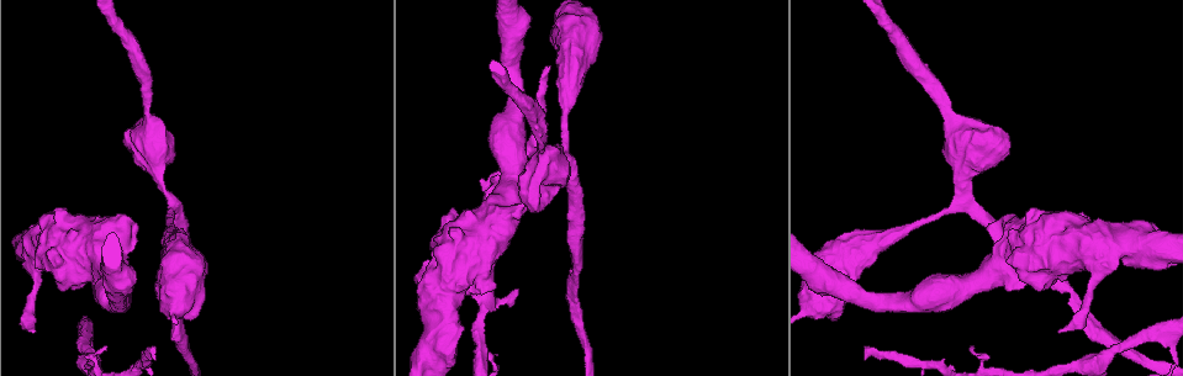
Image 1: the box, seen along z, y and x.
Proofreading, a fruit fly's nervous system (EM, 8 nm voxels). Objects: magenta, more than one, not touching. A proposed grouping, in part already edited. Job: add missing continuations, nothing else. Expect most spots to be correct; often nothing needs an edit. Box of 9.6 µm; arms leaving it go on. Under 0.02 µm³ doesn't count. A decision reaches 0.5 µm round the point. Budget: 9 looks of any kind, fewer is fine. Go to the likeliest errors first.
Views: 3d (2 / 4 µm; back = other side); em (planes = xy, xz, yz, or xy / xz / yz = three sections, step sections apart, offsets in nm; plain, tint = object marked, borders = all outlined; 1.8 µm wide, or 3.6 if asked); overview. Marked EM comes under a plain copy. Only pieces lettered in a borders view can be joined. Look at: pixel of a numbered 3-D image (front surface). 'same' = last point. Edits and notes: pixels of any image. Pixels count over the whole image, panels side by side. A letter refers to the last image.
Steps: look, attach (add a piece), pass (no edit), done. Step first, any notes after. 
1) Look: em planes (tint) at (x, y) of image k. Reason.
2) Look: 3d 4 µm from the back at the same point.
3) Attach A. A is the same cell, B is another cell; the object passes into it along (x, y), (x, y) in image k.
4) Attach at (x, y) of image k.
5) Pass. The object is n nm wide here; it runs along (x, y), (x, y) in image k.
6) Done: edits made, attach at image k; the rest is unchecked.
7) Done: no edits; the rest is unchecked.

Look: 3d 2 µm from the back at (154, 357) of image 1. Branch stops here.

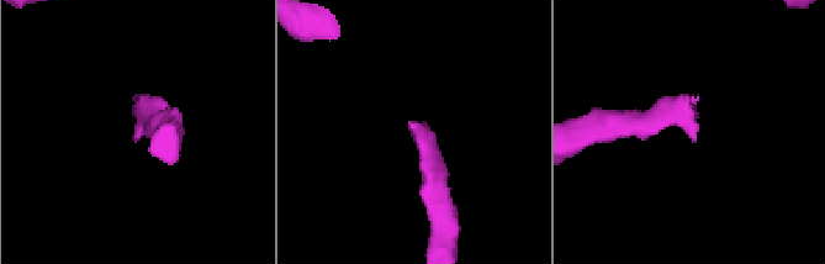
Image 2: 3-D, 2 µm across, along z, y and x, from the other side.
Look: em yz step 8 (borders) at (137, 137) of image 2. Need the tissue.

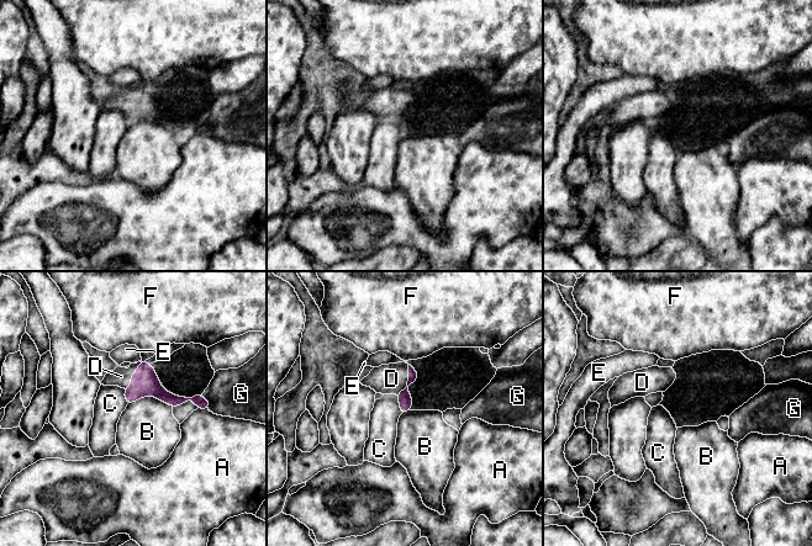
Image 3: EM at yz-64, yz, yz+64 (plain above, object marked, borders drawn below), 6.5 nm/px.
Look: em planes (borders) at the same point. Cut it another way.

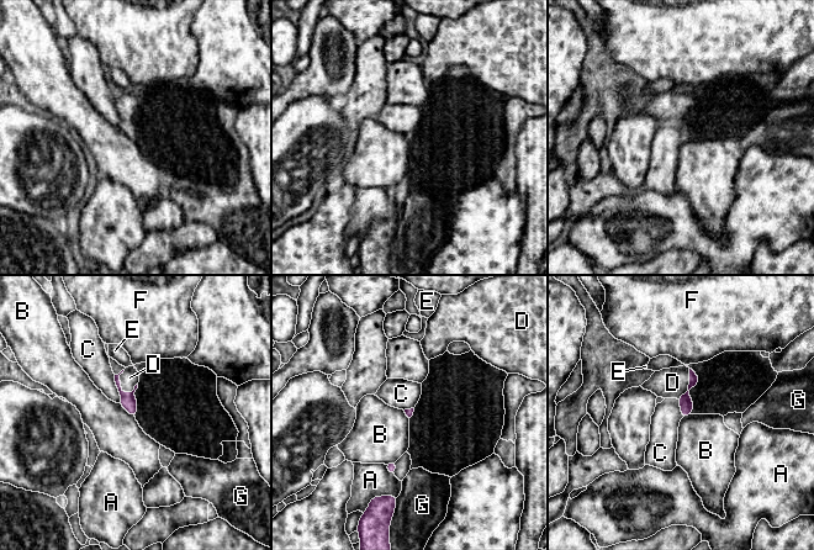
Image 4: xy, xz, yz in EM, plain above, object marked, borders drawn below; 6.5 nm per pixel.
Attach at (130, 377) of image 4. D is the same cell, A, B, C, E, F and G are other cells; the object passes into it along (128, 402), (120, 384), (130, 377) in image 4; it goes on there.

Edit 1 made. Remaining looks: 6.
Look: overview. See it whole again.

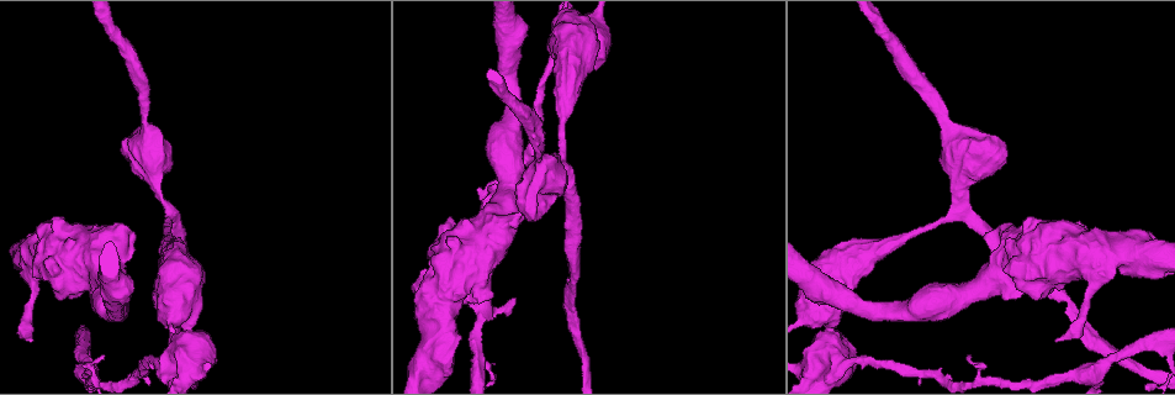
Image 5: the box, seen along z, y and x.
Look: 3d 2 µm at (29, 341) of image 5. An open end.

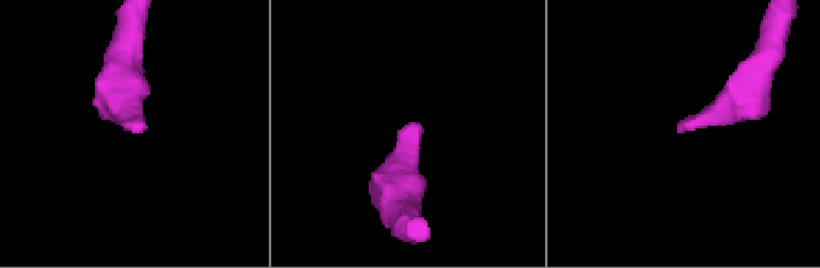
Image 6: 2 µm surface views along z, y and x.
Look: em planes (borders) at (413, 126) of image 6.

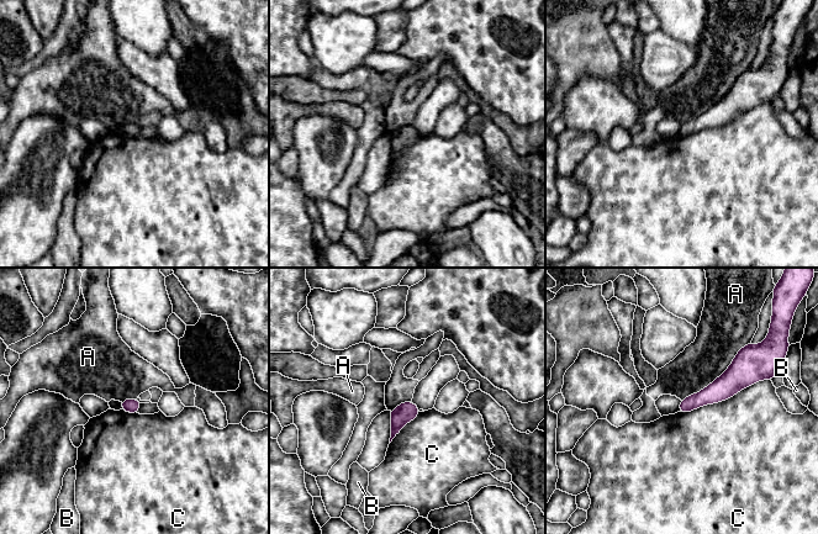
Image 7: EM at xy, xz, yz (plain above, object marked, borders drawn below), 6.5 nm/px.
Pass. A, B and C are other cells; it runs along (747, 368), (722, 389), (682, 408) in image 7; no lettered piece goes on from it.

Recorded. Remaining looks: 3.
Look: 3d 4 µm at (103, 357) of image 5. Thin end.

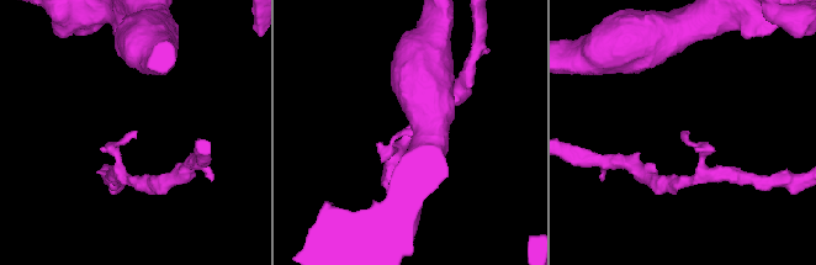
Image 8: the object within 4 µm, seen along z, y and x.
Look: em xy step 4 (tint) at (683, 133) of image 8.

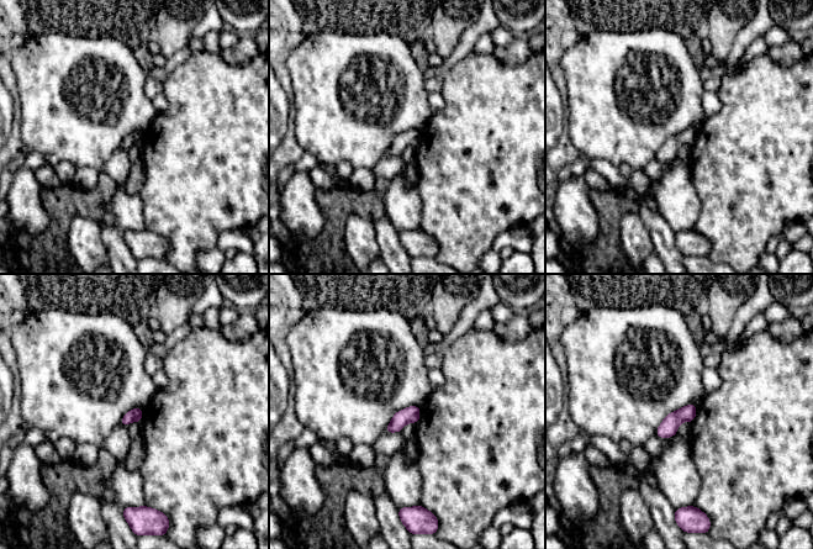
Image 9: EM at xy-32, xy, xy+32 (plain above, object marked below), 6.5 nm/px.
Look: em planes (borders) at the same point. Cut it another way.

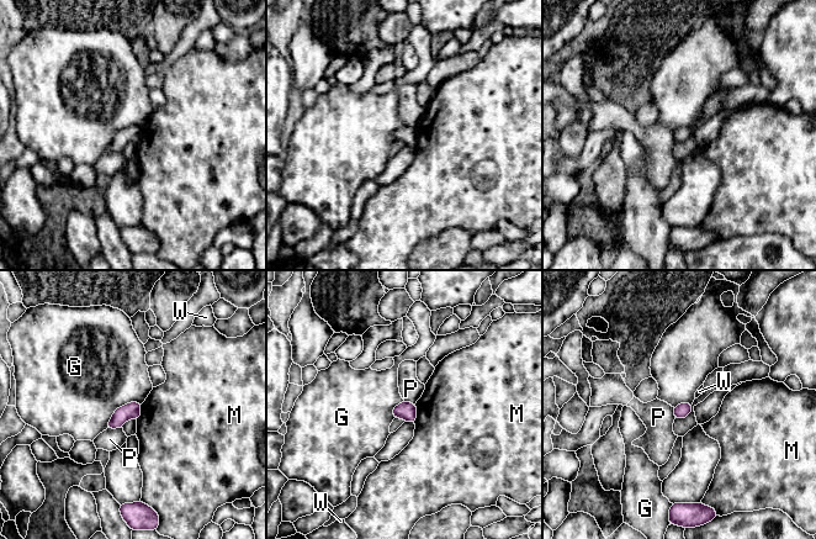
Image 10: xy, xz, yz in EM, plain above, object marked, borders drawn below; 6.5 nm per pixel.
Pass. G, M, P and W are other cells; a border runs along (141, 402), (120, 406), (105, 428) in image 10; no lettered piece goes on from it.

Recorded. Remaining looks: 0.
Done: edits made, attach at image 4; the rest is unchecked.

